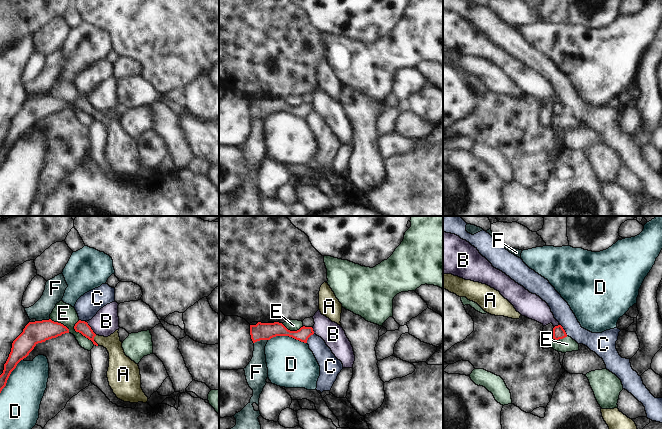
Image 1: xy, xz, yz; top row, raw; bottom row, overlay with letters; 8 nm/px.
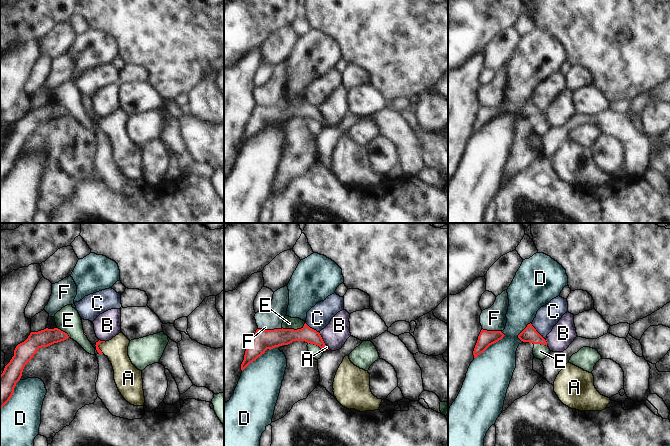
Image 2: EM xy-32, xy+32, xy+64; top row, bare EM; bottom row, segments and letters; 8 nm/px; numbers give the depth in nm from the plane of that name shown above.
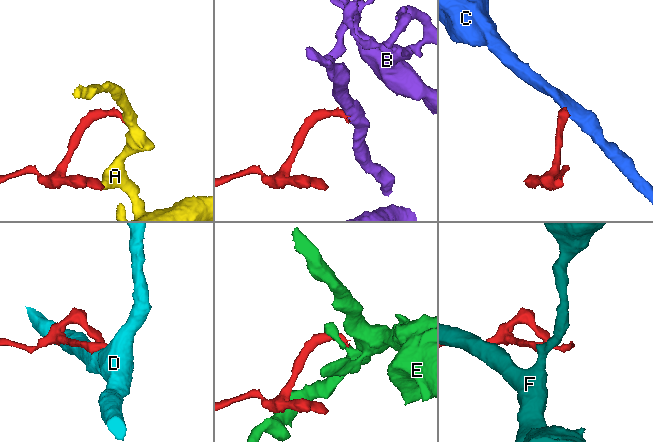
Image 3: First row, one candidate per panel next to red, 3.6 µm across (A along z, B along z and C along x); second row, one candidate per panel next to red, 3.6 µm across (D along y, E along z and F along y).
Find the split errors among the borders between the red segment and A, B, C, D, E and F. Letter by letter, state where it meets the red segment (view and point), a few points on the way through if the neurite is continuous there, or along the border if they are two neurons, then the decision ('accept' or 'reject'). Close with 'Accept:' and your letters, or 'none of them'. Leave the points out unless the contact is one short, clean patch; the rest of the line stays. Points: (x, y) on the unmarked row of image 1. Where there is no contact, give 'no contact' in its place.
A: contact xy (93, 116); way xy (82, 103), (93, 116), (104, 117), (117, 135); accept
B: contact xy (90, 104); border xy (86, 98), (96, 110); reject
C: contact yz (564, 106); border yz (560, 100), (567, 111); reject
D: contact xz (287, 111); reject
E: contact xy (80, 108); border xy (78, 96), (74, 105), (94, 120); reject
F: contact xy (42, 96); reject
Accept: A

